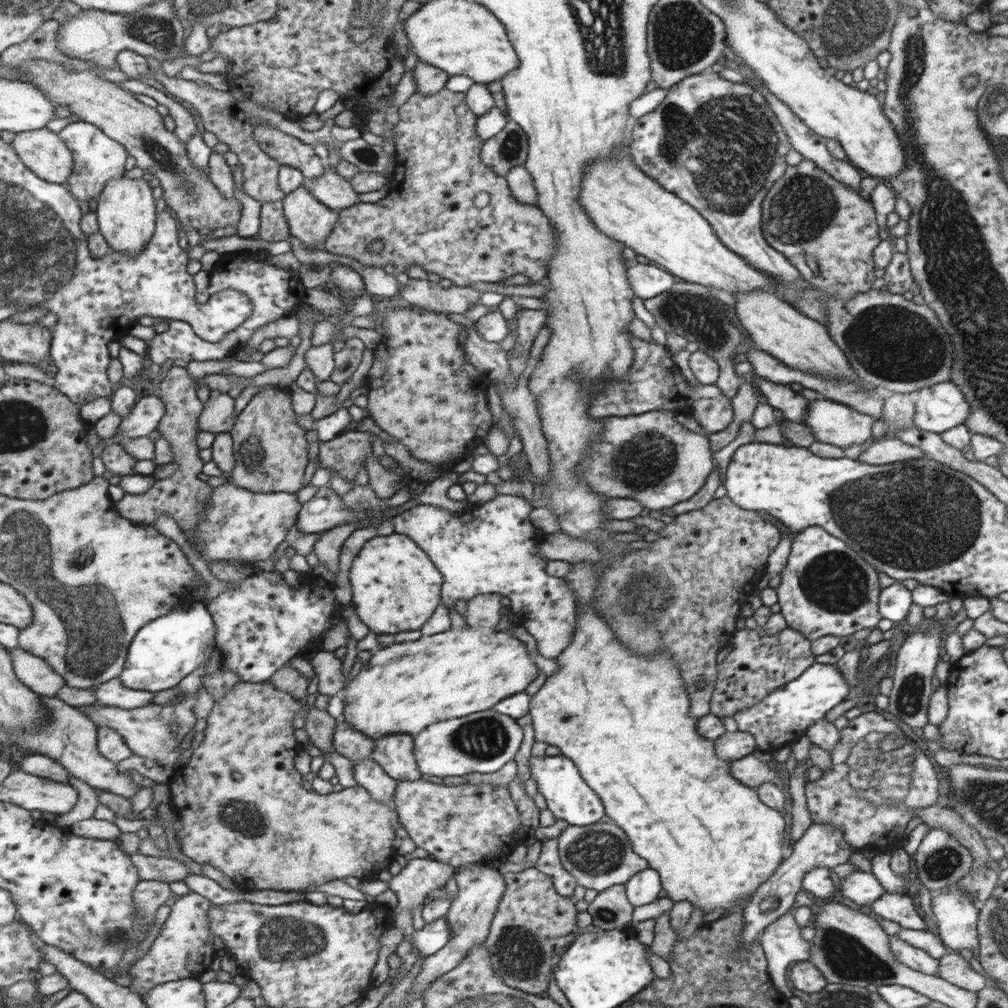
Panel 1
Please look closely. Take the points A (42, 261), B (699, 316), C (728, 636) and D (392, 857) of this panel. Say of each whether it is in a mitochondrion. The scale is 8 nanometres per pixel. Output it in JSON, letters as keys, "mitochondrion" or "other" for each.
{"A":"mitochondrion","B":"mitochondrion","C":"other","D":"other"}

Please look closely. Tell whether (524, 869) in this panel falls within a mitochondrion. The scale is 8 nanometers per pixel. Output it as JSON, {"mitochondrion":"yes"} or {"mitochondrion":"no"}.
{"mitochondrion":"no"}

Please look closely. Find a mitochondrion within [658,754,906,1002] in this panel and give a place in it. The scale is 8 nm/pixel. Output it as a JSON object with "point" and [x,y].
{"point":[848,958]}

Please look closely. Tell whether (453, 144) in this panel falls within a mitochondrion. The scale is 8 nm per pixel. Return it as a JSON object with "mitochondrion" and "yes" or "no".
{"mitochondrion":"yes"}

